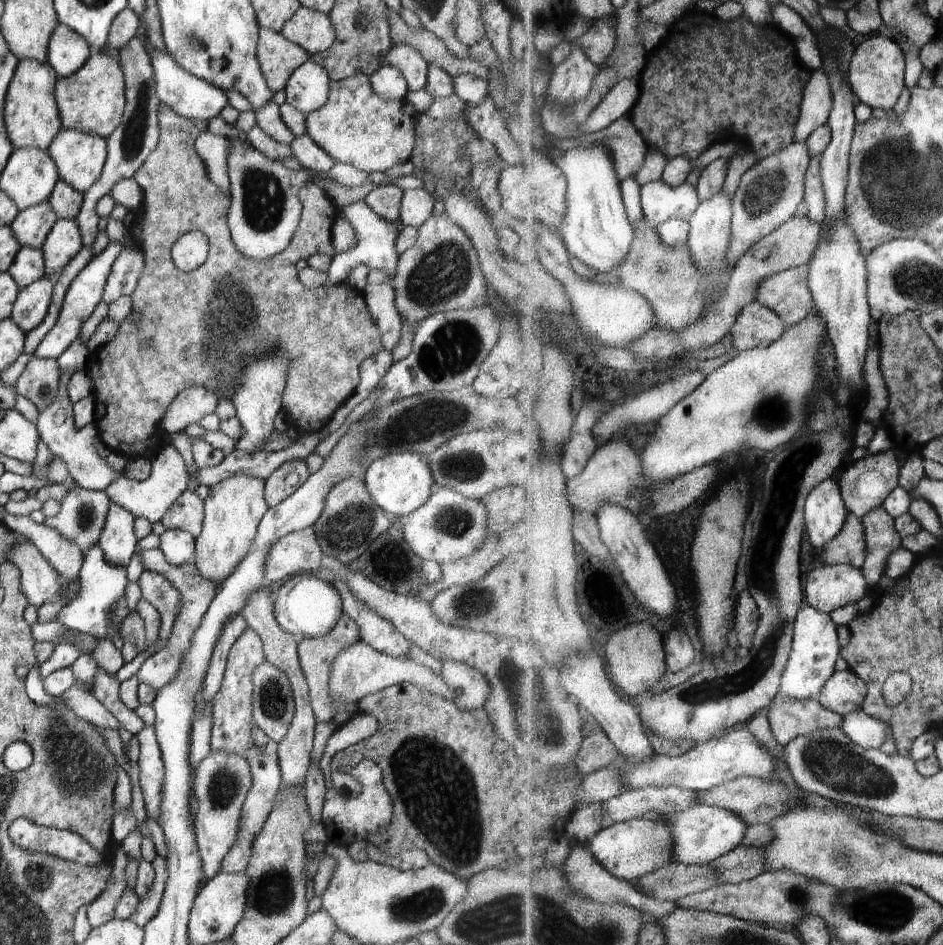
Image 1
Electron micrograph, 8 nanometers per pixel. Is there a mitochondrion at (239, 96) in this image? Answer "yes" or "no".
no

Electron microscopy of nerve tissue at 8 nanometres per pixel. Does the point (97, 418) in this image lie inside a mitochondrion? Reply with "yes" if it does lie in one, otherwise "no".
no

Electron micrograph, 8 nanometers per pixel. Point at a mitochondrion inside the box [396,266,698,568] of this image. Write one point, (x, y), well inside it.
(455, 346)

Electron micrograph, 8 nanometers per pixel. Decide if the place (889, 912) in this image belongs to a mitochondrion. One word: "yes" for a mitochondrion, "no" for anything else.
yes

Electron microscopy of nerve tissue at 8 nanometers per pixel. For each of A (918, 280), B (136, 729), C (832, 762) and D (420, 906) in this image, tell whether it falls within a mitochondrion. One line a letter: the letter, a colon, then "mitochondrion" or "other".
A: mitochondrion
B: other
C: mitochondrion
D: mitochondrion

